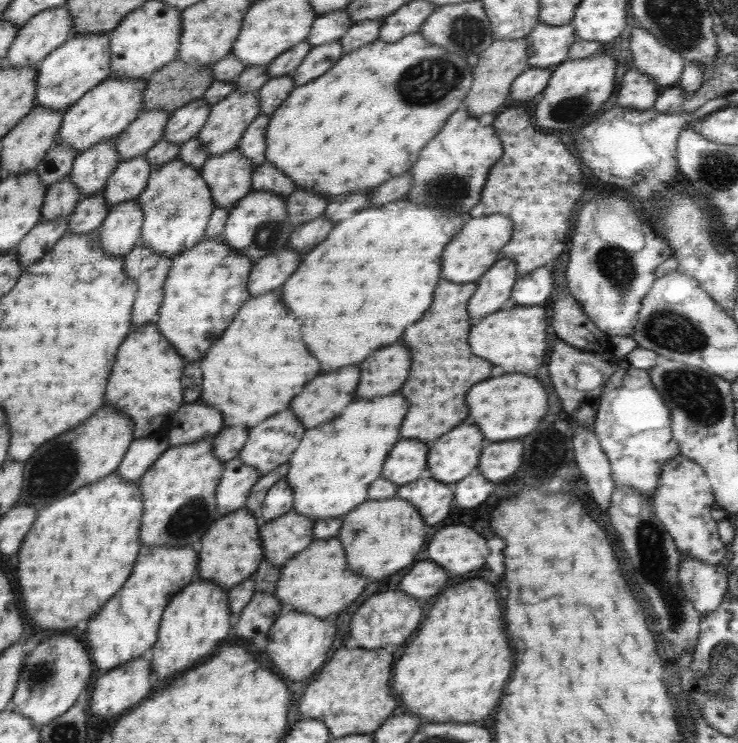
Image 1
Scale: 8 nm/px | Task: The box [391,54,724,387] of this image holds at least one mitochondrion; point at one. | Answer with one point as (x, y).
(427, 82)

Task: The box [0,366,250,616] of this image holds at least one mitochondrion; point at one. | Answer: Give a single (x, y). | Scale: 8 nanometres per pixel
(54, 470)

